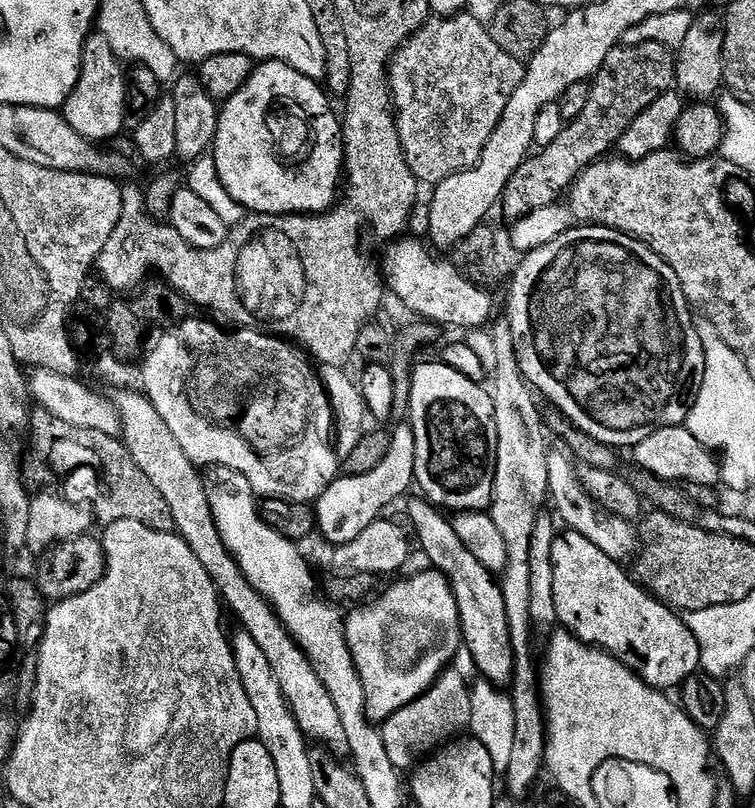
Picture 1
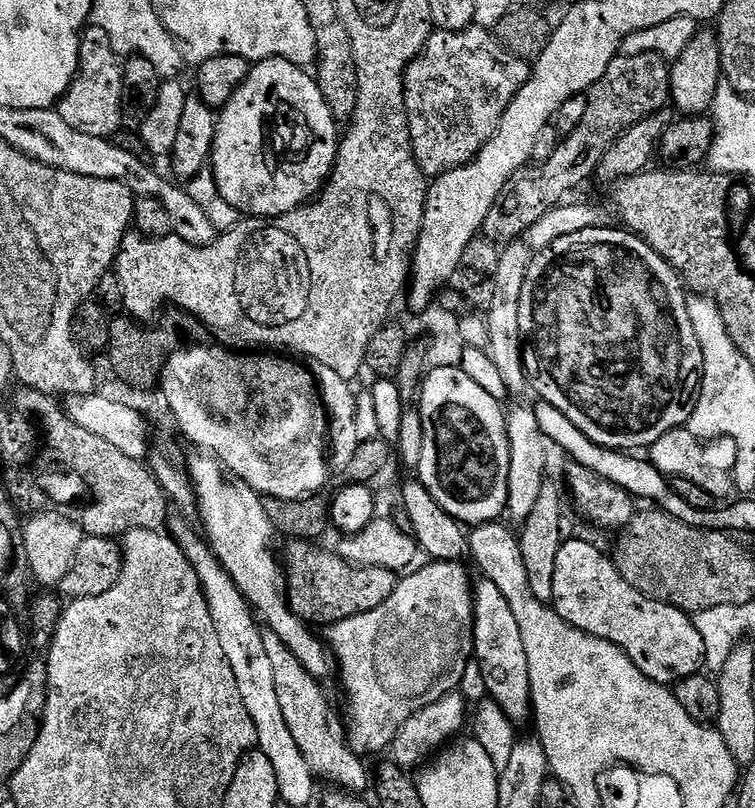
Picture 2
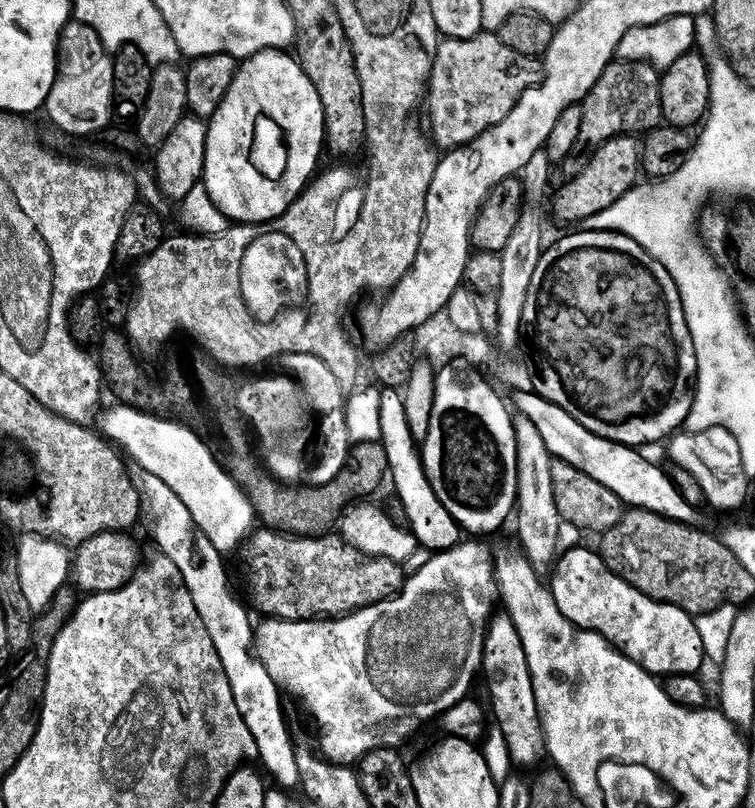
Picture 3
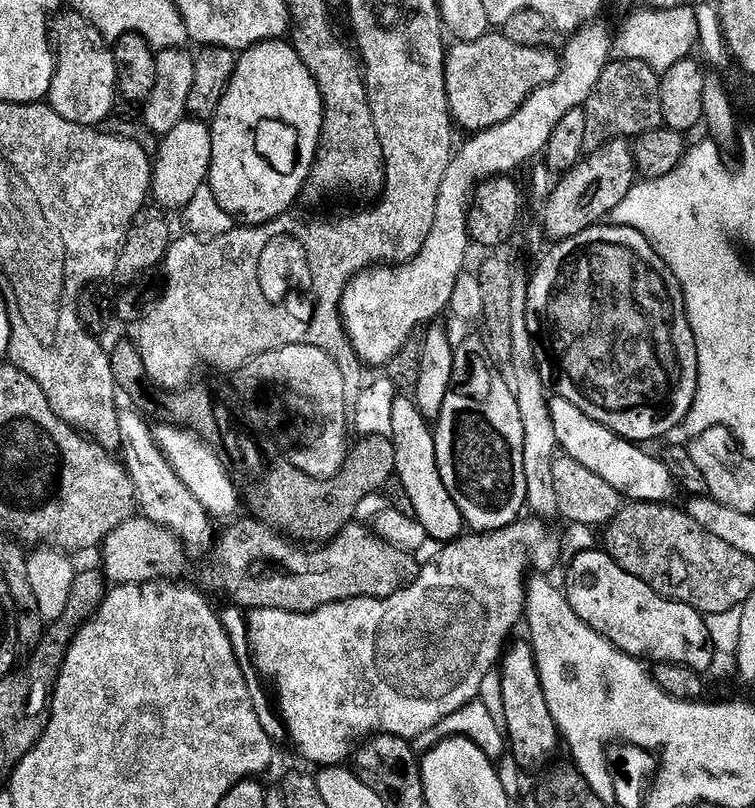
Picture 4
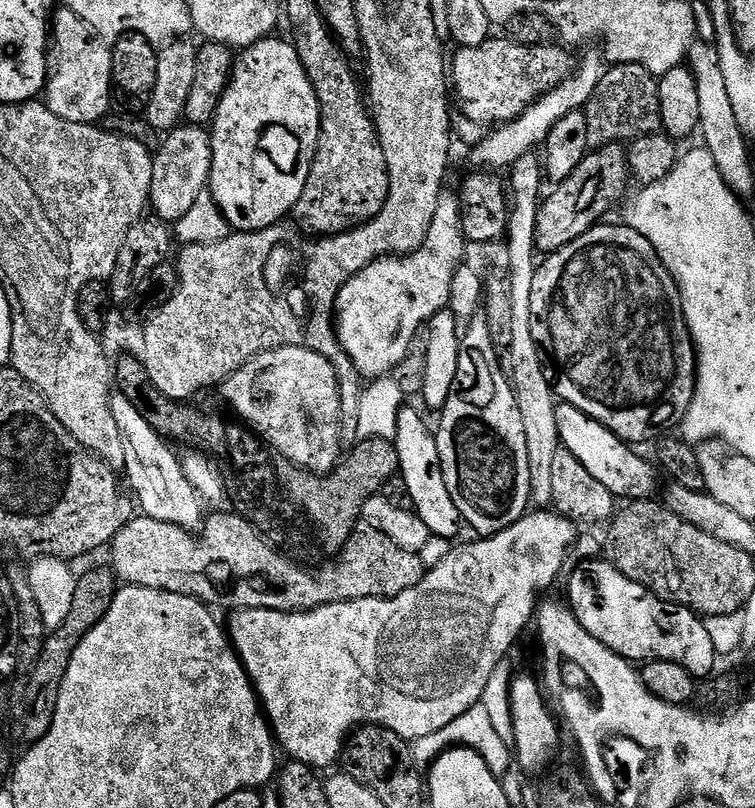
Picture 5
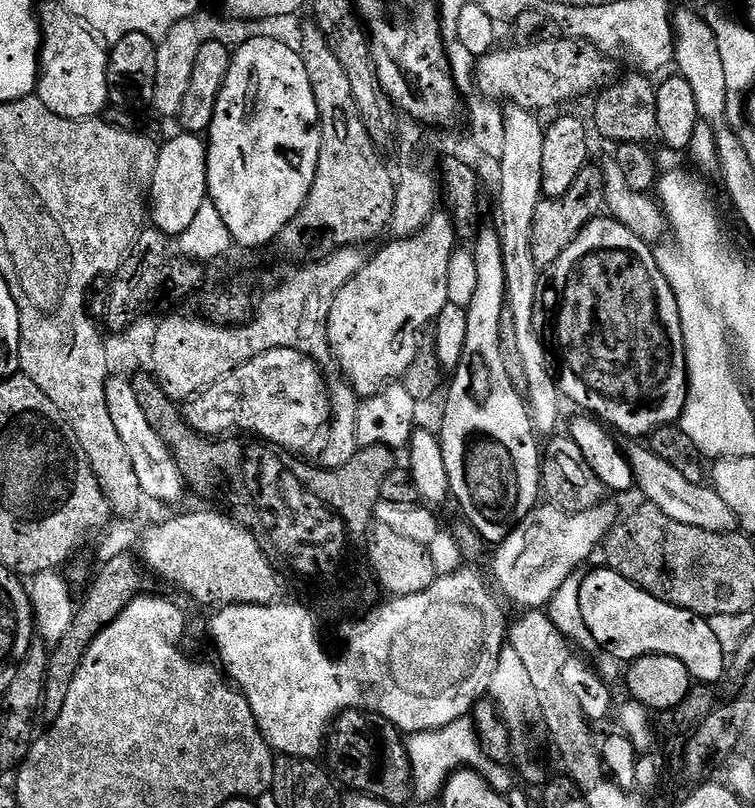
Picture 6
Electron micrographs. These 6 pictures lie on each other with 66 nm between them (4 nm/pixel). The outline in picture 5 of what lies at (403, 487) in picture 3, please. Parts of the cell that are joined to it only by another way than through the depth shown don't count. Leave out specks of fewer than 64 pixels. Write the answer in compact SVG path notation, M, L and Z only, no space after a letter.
M404 406L400 409L397 434L393 440L400 462L399 479L404 479L404 488L408 491L411 507L422 518L429 533L451 541L462 529L460 511L454 506L454 498L450 498L450 490L446 490L446 478L442 478L442 462L438 456L438 446L433 429L429 428L419 412Z

